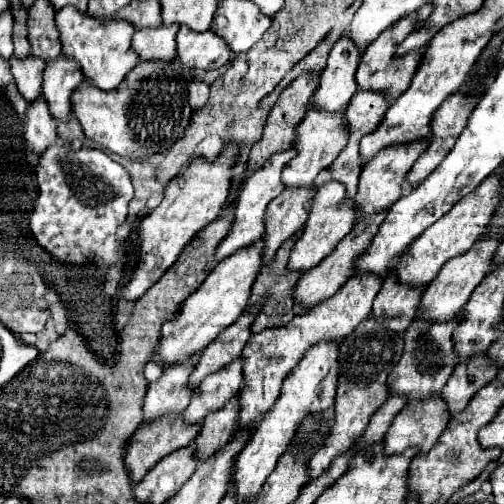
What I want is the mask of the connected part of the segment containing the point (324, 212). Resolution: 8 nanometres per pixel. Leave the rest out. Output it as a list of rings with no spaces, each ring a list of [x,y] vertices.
[[[330,181],[326,185],[316,187],[316,193],[312,197],[312,205],[308,211],[308,221],[304,225],[302,235],[292,247],[290,259],[288,259],[288,271],[308,271],[316,267],[324,257],[328,257],[334,247],[350,233],[354,227],[354,203],[346,201],[346,189],[342,189],[342,183]]]

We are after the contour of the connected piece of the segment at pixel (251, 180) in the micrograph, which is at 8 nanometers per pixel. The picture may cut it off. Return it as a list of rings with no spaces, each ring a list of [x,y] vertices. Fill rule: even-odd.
[[[292,149],[282,151],[282,153],[276,153],[276,155],[268,157],[268,161],[264,163],[264,167],[262,167],[260,171],[252,173],[250,177],[246,177],[244,187],[240,189],[238,199],[236,199],[232,229],[230,229],[228,235],[220,241],[220,245],[216,247],[216,253],[214,253],[214,259],[216,259],[218,263],[224,261],[226,257],[234,255],[234,253],[240,251],[240,249],[254,245],[254,241],[258,241],[258,237],[262,237],[262,213],[266,211],[266,205],[268,205],[274,197],[278,197],[278,195],[284,191],[284,189],[282,189],[280,173],[282,173],[286,161],[290,161],[290,157],[294,157],[294,151],[292,151]]]

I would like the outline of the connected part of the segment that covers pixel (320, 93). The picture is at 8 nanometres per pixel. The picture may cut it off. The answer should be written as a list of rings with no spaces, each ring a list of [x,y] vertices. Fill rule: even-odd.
[[[344,37],[332,47],[328,65],[320,75],[320,85],[312,97],[310,107],[324,109],[328,113],[340,113],[350,103],[350,97],[358,91],[354,85],[354,73],[360,57],[354,53],[354,45]]]

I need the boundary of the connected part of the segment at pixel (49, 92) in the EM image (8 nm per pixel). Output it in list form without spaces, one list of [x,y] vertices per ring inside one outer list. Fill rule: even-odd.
[[[58,57],[54,65],[46,65],[44,69],[44,85],[42,95],[48,103],[50,115],[58,123],[68,123],[72,115],[72,93],[82,85],[82,73],[70,65],[64,57]]]

